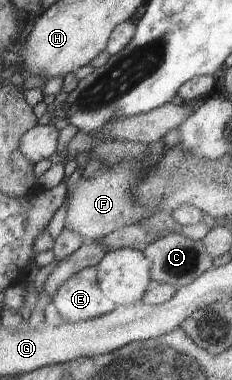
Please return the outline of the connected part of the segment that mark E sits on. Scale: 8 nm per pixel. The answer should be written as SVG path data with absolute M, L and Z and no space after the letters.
M97 266L76 272L66 280L52 297L60 318L70 323L91 320L111 312L116 303L100 289Z

